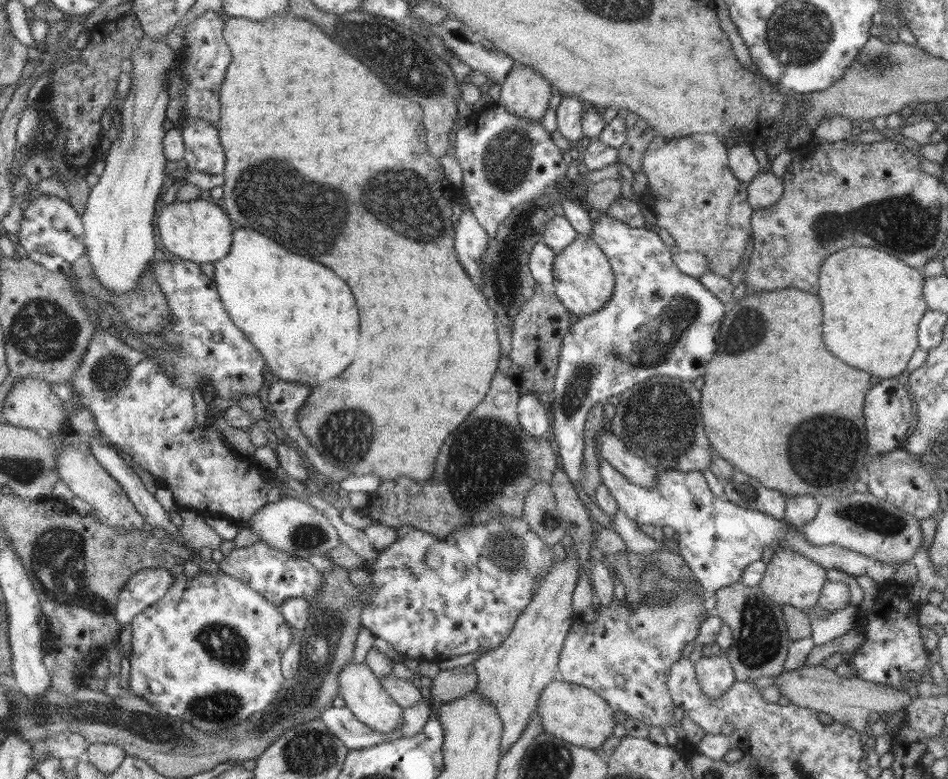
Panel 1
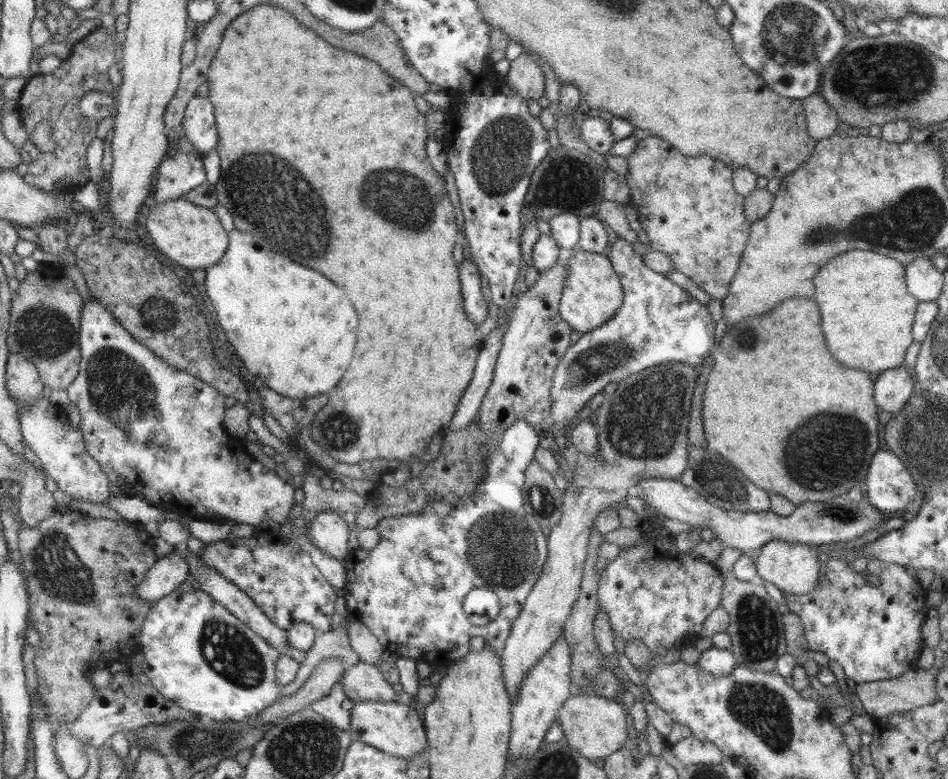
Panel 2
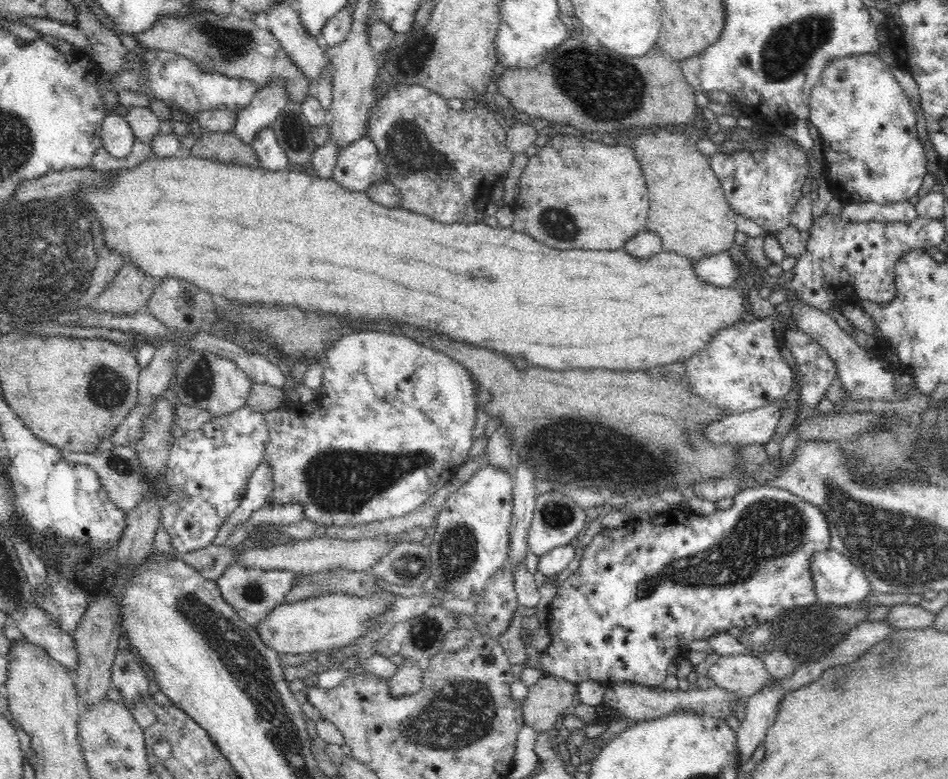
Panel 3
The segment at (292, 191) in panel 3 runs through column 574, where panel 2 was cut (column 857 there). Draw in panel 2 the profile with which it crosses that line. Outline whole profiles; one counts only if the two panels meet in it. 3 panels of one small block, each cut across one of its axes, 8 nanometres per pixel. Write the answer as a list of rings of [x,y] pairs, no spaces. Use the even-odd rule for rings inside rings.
[[[852,250],[831,258],[814,276],[816,304],[822,314],[822,332],[836,360],[850,368],[860,368],[880,374],[902,366],[908,347],[914,340],[912,329],[919,300],[908,294],[905,266],[894,258],[871,251]]]

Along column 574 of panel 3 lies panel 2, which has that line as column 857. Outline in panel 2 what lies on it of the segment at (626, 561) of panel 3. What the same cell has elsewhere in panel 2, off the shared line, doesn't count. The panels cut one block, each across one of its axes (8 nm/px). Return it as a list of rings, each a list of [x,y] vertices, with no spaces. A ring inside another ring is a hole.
[[[840,554],[831,555],[825,562],[826,568],[823,572],[824,576],[820,577],[818,584],[808,592],[808,594],[788,594],[784,593],[784,600],[786,600],[786,607],[788,611],[797,615],[802,621],[804,628],[804,635],[807,641],[807,646],[810,652],[822,652],[824,653],[827,660],[834,660],[844,669],[844,672],[851,684],[860,684],[862,682],[872,682],[877,680],[886,680],[891,678],[896,678],[905,672],[911,671],[912,669],[917,669],[918,666],[918,656],[923,650],[923,636],[922,636],[922,624],[924,619],[926,619],[926,598],[924,598],[924,592],[927,590],[923,589],[914,576],[910,576],[906,569],[902,565],[883,563],[881,560],[874,559],[867,562],[867,570],[871,575],[876,576],[880,580],[878,586],[873,586],[867,583],[865,576],[861,573],[854,571],[852,564],[844,559]]]

